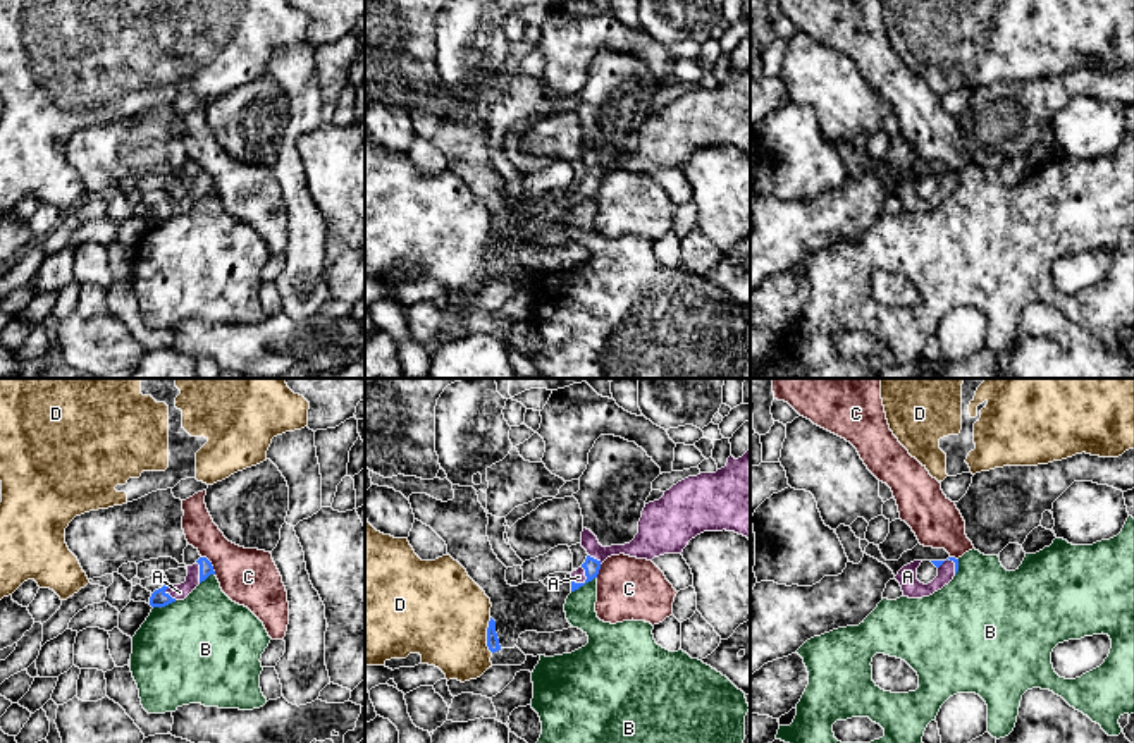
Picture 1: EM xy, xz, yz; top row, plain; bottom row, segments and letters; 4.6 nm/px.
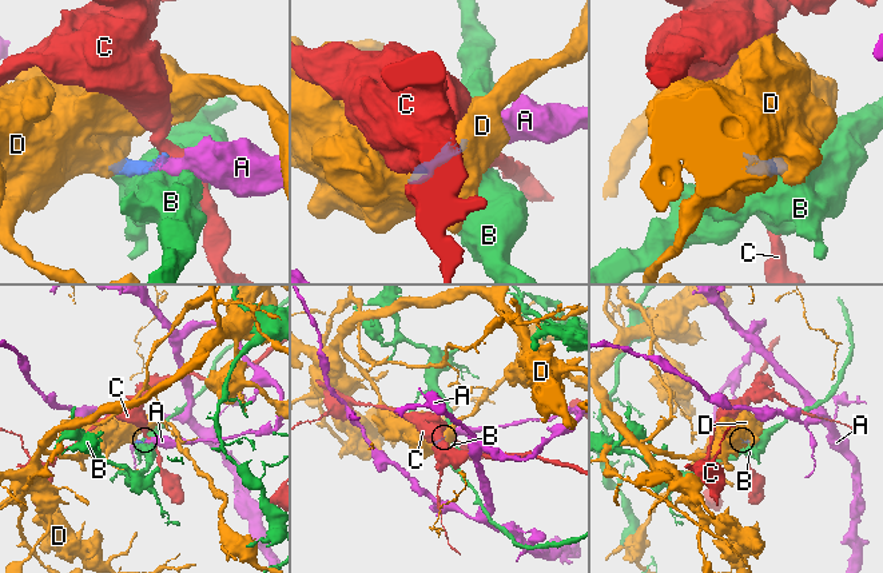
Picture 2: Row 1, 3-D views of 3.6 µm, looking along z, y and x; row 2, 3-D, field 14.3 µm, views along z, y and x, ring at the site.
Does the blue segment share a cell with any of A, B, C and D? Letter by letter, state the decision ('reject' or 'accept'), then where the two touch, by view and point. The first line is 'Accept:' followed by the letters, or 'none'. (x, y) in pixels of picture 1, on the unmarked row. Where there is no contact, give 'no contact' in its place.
Accept: A
A: accept; meets blue in xz at (585, 195)
B: reject; meets blue in xz at (584, 198)
C: reject; meets blue in xy at (210, 179)
D: reject; meets blue in xz at (487, 250)

